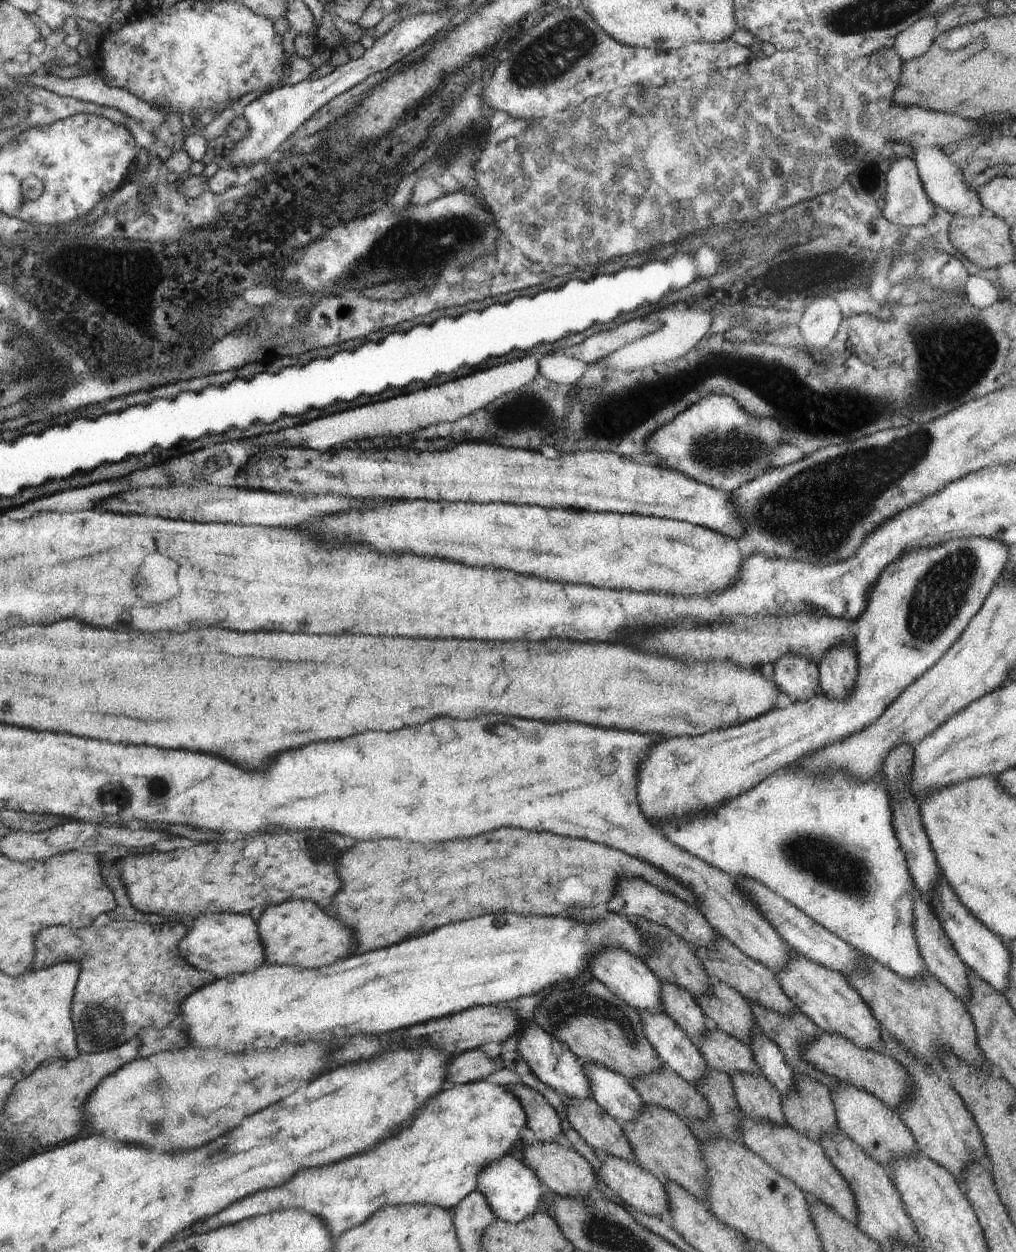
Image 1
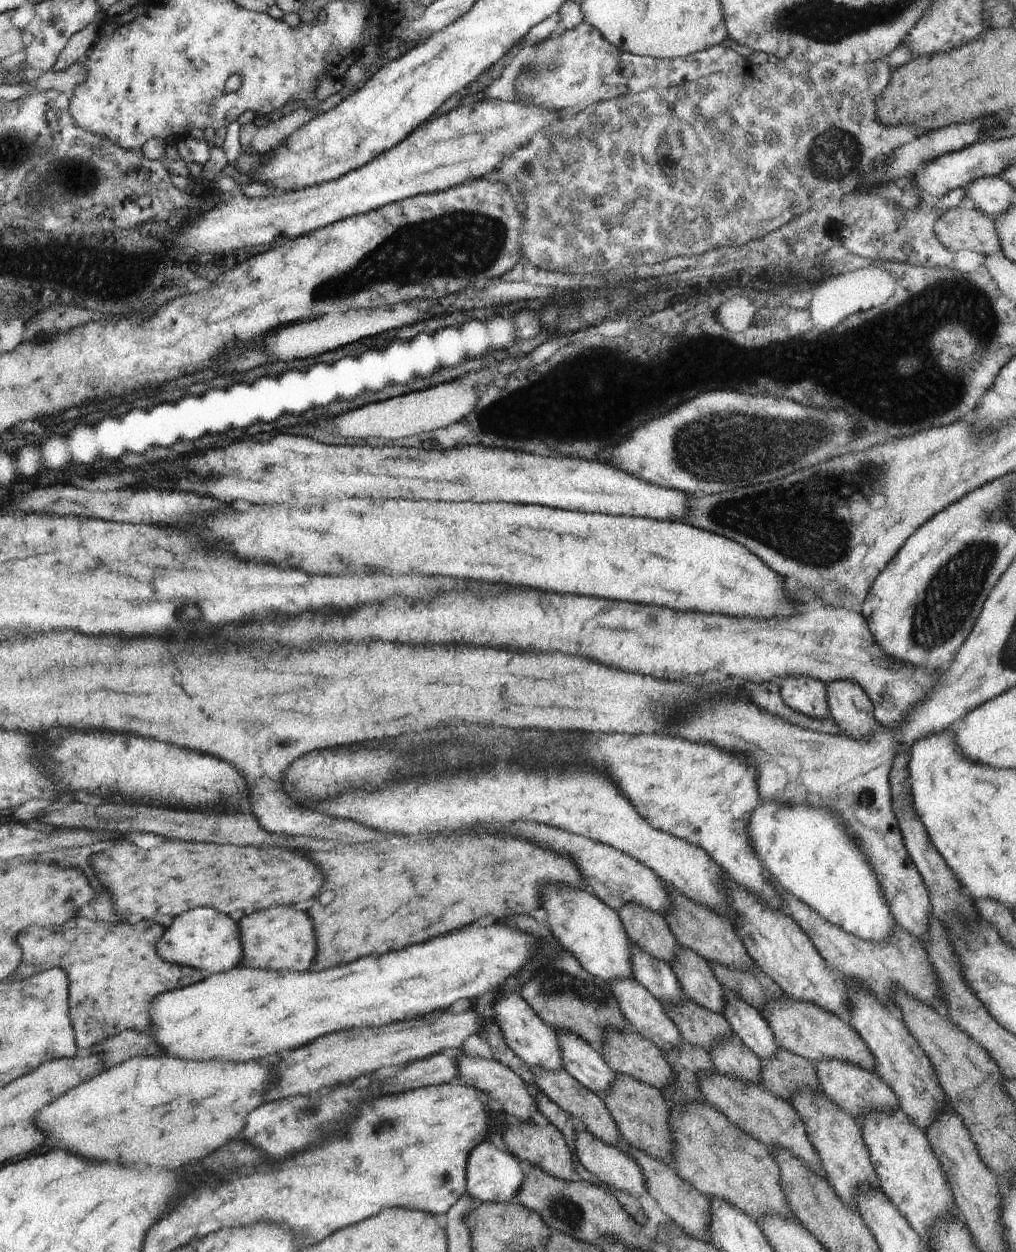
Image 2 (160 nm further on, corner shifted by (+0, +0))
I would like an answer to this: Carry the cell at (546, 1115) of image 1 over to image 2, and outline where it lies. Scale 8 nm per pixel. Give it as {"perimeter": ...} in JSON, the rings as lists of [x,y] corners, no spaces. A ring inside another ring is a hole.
{"perimeter":[[[462,1053],[457,1058],[457,1071],[466,1085],[488,1094],[493,1105],[505,1111],[510,1118],[515,1117],[520,1122],[531,1120],[531,1115],[537,1108],[535,1098],[527,1084],[505,1064],[494,1058],[487,1059]]]}

